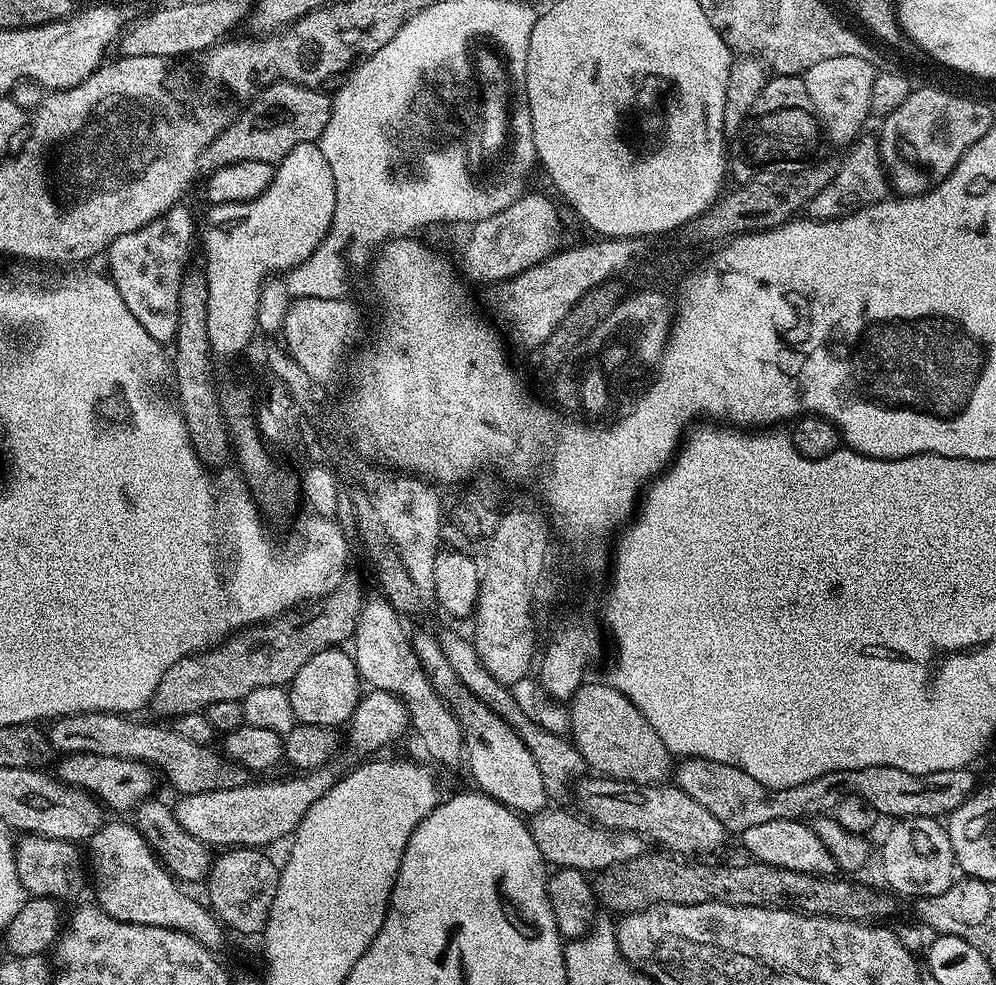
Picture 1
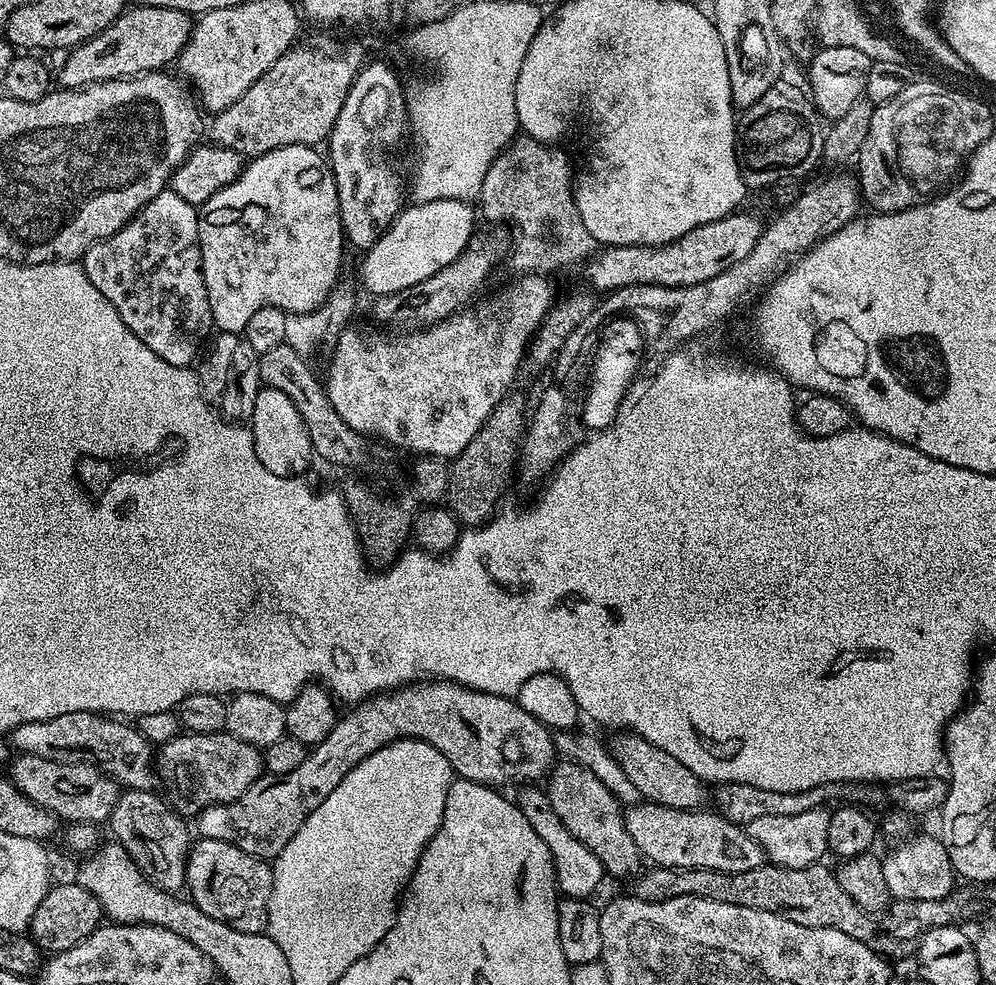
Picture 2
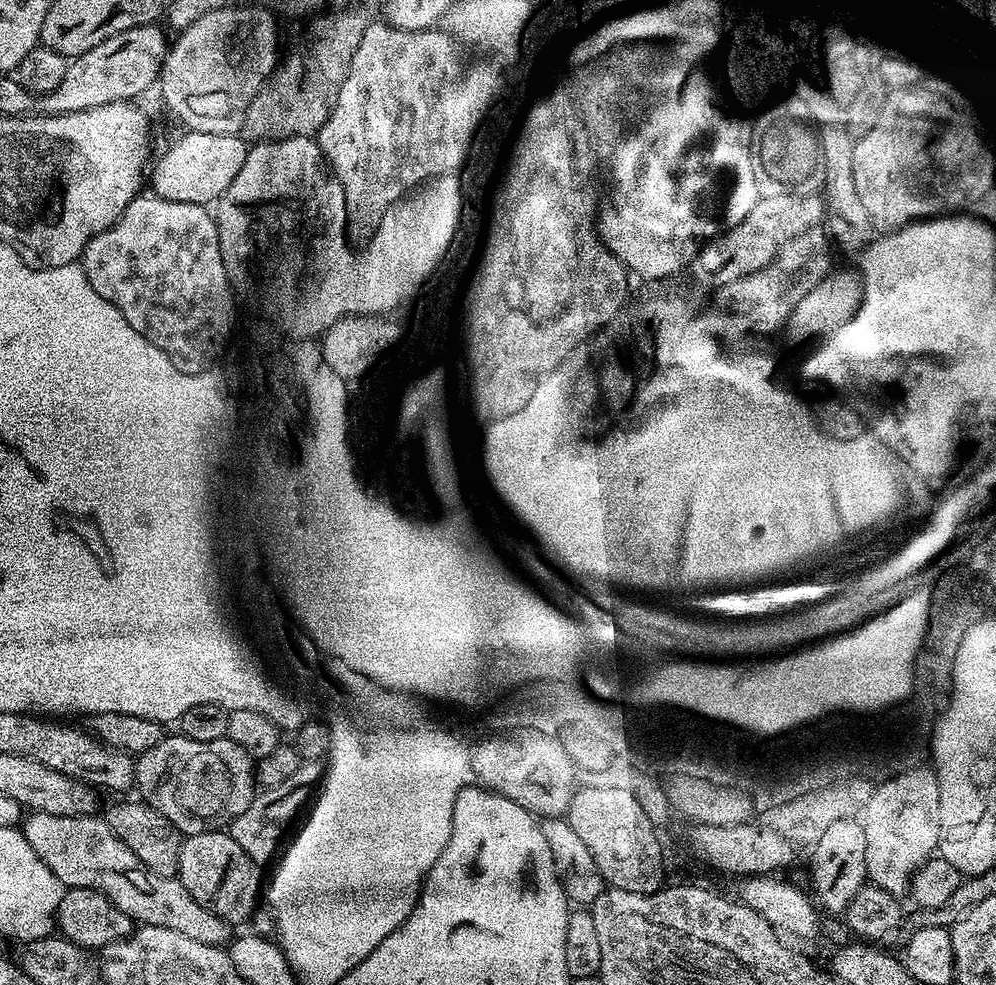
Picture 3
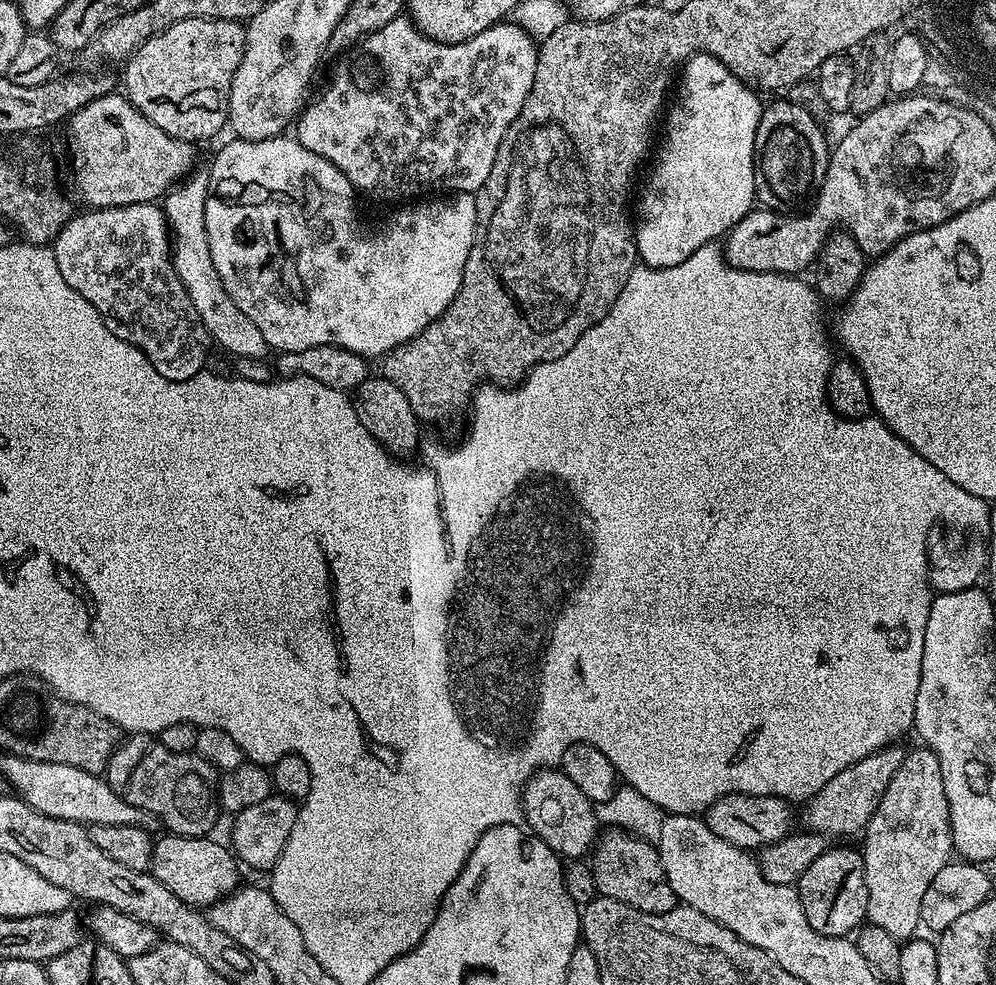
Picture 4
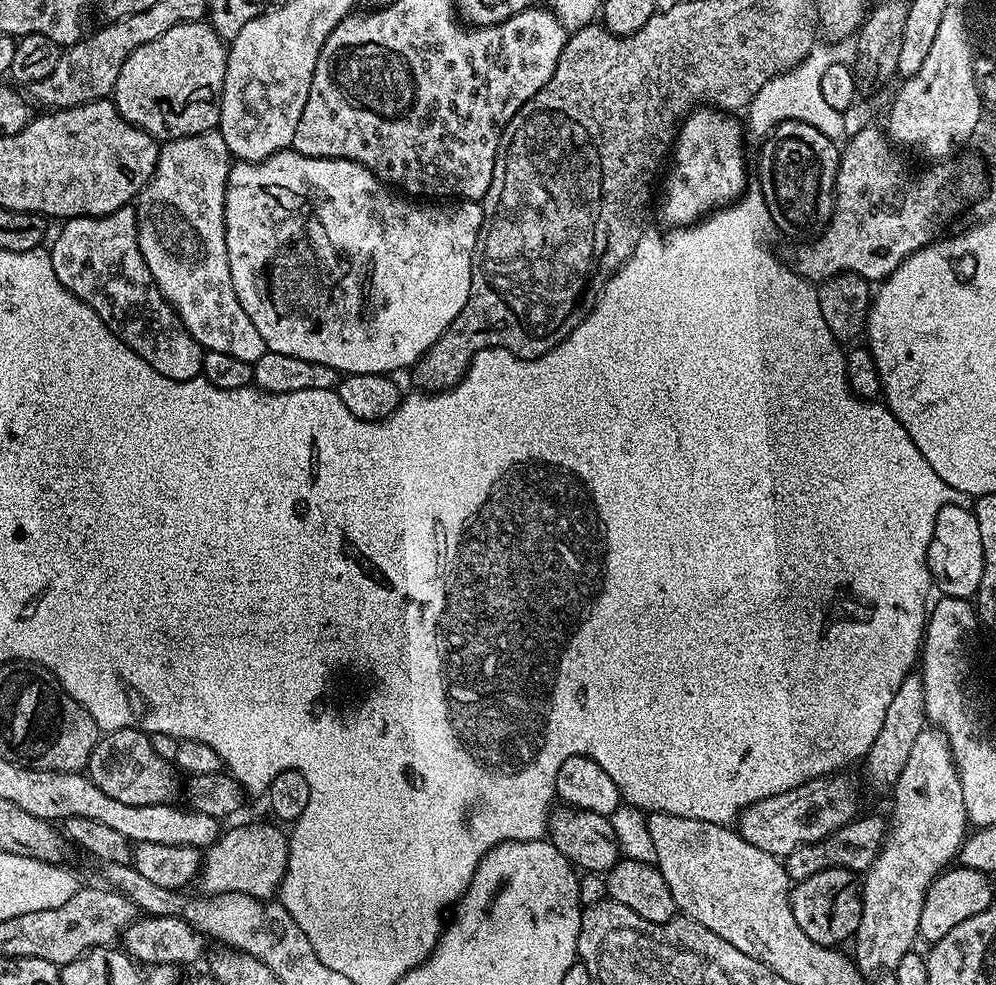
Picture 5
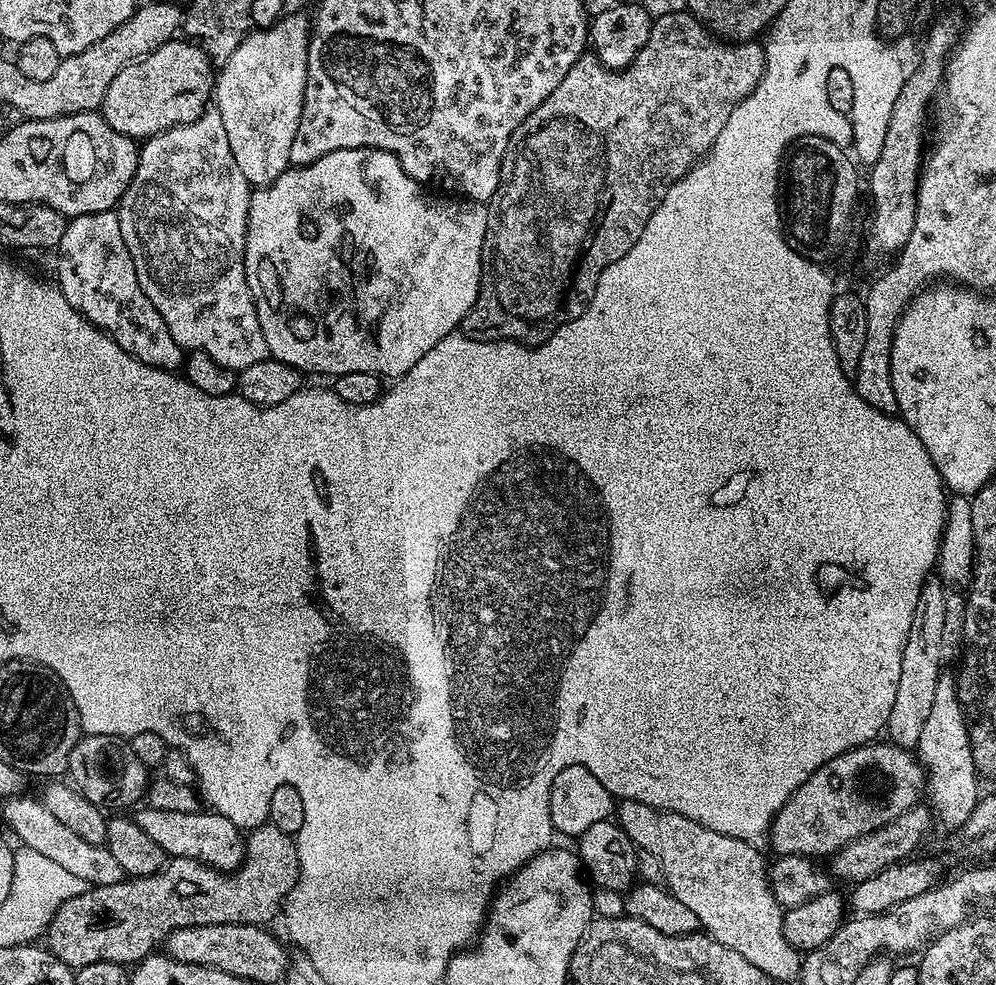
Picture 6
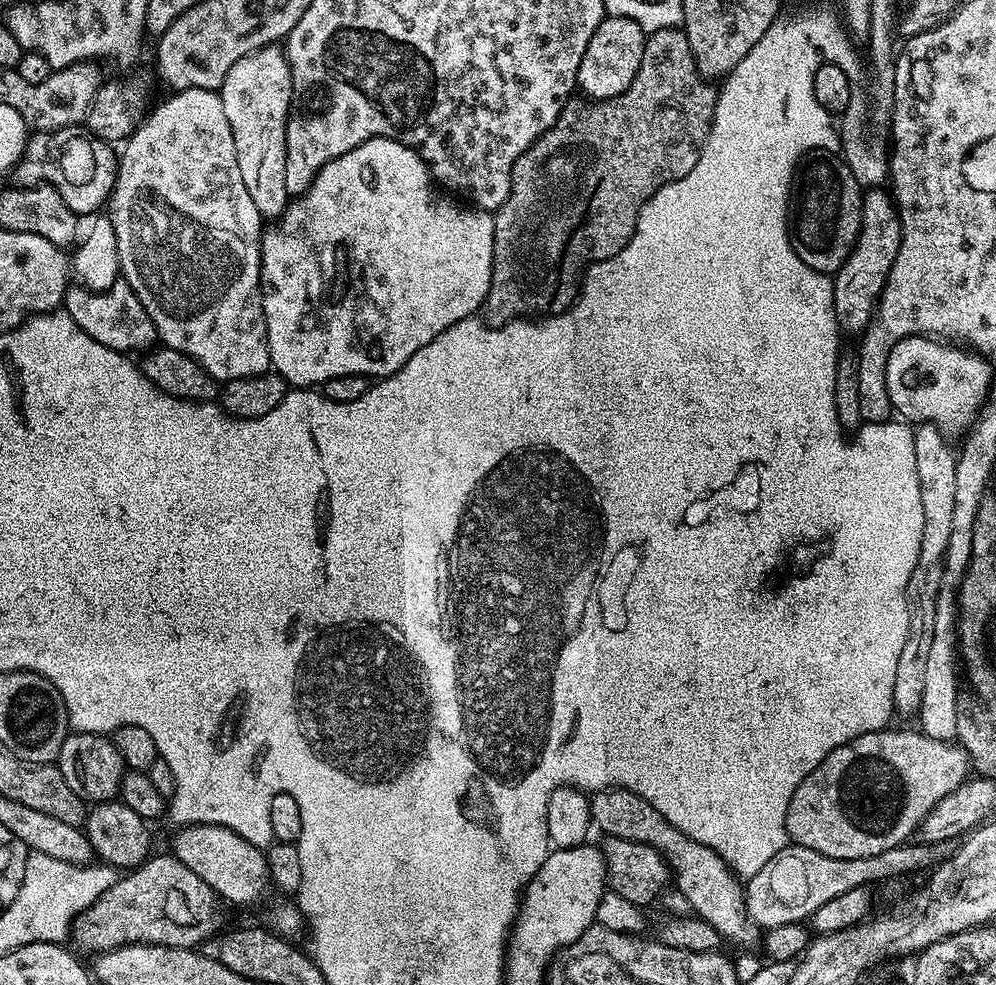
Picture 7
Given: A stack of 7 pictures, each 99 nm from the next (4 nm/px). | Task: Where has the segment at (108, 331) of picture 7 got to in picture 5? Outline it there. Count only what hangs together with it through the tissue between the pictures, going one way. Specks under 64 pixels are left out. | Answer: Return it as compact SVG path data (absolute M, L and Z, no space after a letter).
M125 206L105 216L74 216L65 219L63 224L64 229L57 234L56 241L50 247L50 255L54 274L58 274L58 282L62 282L64 289L95 310L109 330L123 344L130 346L130 350L150 362L150 366L154 366L158 374L175 380L193 380L201 375L205 349L189 334L180 320L180 315L173 310L165 296L160 293L160 288L152 281L152 275L138 246L135 207Z

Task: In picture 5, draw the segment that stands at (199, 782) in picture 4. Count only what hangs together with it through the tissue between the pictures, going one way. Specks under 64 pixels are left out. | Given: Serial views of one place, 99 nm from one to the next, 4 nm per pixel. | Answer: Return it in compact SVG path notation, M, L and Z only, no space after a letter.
M123 728L117 732L101 735L98 743L88 759L86 775L88 779L110 794L110 798L118 798L118 802L126 802L126 806L154 806L155 804L171 804L182 792L182 780L176 777L173 761L158 758L148 741L149 733L138 728Z

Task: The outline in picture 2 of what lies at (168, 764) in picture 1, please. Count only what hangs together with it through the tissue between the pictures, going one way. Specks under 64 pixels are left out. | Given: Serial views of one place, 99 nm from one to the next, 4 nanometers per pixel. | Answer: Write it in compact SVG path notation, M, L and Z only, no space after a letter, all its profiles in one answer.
M99 712L58 714L58 718L26 722L13 728L10 744L17 753L51 760L87 758L104 769L117 784L128 790L148 790L154 780L154 745L140 733L139 727L120 718Z

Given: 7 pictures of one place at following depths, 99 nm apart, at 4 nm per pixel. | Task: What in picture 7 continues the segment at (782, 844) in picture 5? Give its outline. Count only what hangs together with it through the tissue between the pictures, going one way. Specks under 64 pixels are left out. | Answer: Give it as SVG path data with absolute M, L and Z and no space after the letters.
M889 726L880 732L862 734L838 746L814 771L802 786L794 790L786 810L786 830L791 843L801 844L830 858L870 858L894 846L911 841L916 827L958 786L969 779L970 757L959 743L935 740L921 730Z

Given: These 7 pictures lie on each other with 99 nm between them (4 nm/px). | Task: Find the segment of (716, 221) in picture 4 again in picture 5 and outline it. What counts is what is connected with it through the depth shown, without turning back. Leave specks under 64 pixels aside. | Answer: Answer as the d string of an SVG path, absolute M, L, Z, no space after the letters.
M700 106L680 125L670 153L673 168L669 167L668 177L667 172L663 177L664 201L660 204L660 216L668 226L684 226L701 219L709 210L727 205L745 187L750 168L744 165L745 133L741 121L739 124L736 119L723 110Z

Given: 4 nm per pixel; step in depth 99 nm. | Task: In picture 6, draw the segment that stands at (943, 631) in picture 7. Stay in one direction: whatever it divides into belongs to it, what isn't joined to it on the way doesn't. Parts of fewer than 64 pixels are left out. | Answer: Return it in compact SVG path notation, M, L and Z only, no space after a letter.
M942 672L934 690L934 699L930 704L929 717L922 726L921 737L914 752L921 765L926 769L926 800L931 811L952 830L970 818L978 799L976 792L976 763L969 740L969 725L966 714L957 697L956 679L953 673Z

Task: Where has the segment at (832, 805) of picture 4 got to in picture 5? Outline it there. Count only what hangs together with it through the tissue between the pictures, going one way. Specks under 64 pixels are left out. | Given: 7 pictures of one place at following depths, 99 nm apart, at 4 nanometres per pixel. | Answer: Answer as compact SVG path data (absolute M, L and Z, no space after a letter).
M910 674L904 679L902 686L898 686L898 694L894 694L886 710L886 722L882 722L882 730L878 730L874 746L870 746L868 755L862 761L864 772L874 787L888 790L895 785L902 770L906 770L906 762L910 762L910 749L918 734L925 730L927 718L924 681L919 675Z

